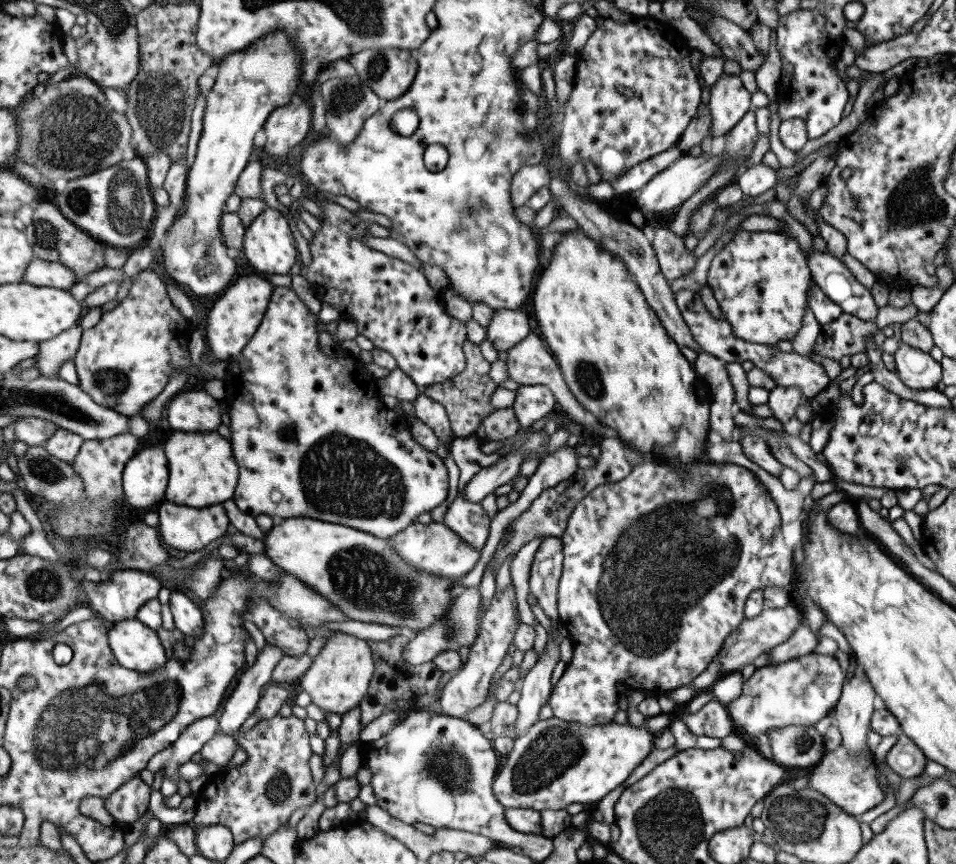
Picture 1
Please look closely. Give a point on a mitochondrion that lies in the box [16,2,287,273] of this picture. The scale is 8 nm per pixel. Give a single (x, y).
(81, 132)

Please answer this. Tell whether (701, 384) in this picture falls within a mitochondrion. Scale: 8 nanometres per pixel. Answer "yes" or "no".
no

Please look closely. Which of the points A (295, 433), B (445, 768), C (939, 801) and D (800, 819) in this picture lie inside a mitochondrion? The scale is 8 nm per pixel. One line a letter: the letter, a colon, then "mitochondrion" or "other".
A: mitochondrion
B: mitochondrion
C: mitochondrion
D: mitochondrion

